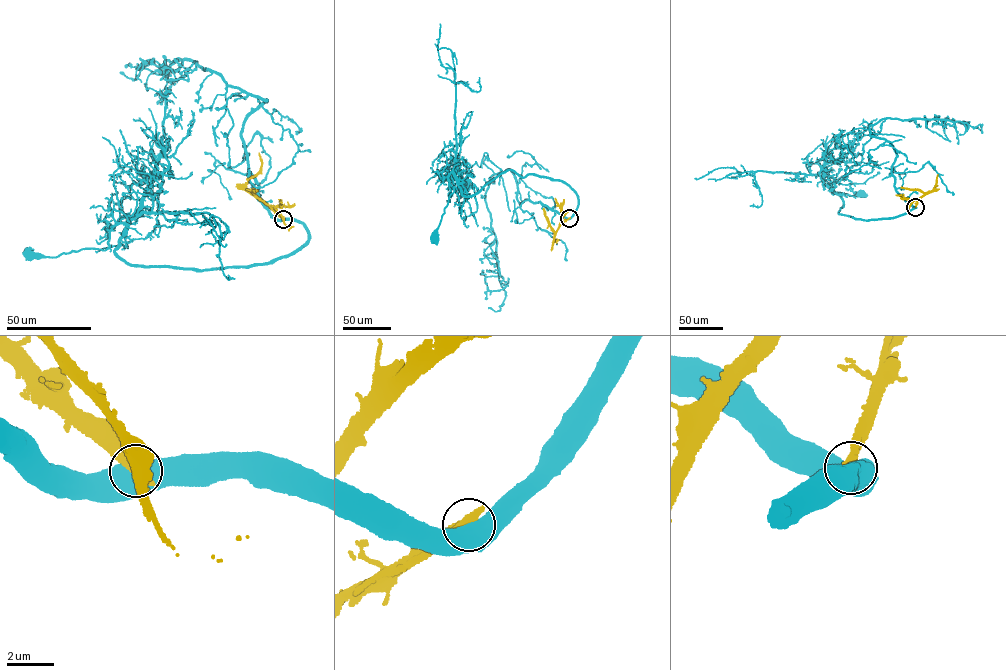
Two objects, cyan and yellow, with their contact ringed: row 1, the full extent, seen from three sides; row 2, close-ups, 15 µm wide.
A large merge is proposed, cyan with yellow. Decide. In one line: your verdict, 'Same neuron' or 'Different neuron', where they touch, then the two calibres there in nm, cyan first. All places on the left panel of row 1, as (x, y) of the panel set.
Different neuron. Place: (283, 219). Thickness 750 nm (cyan) against 500 nm

